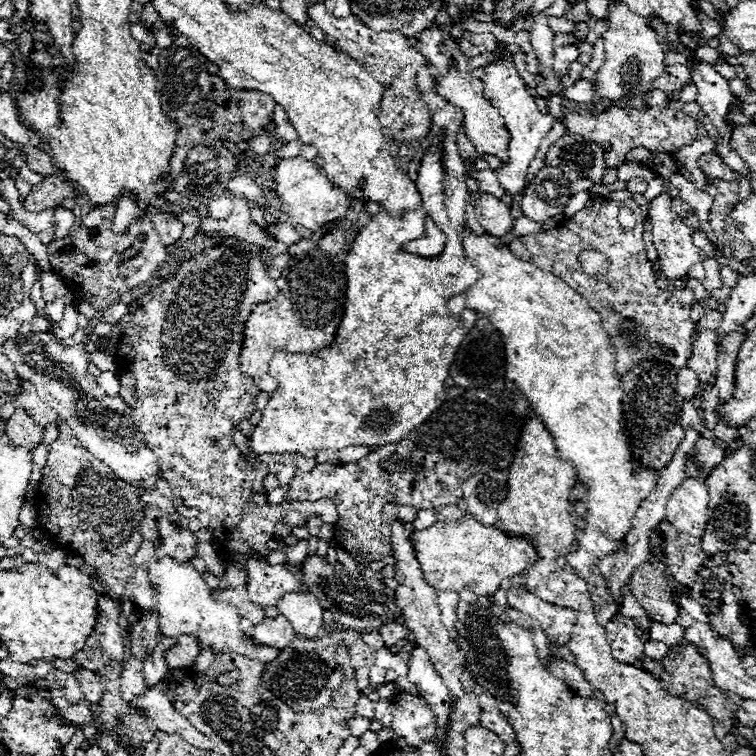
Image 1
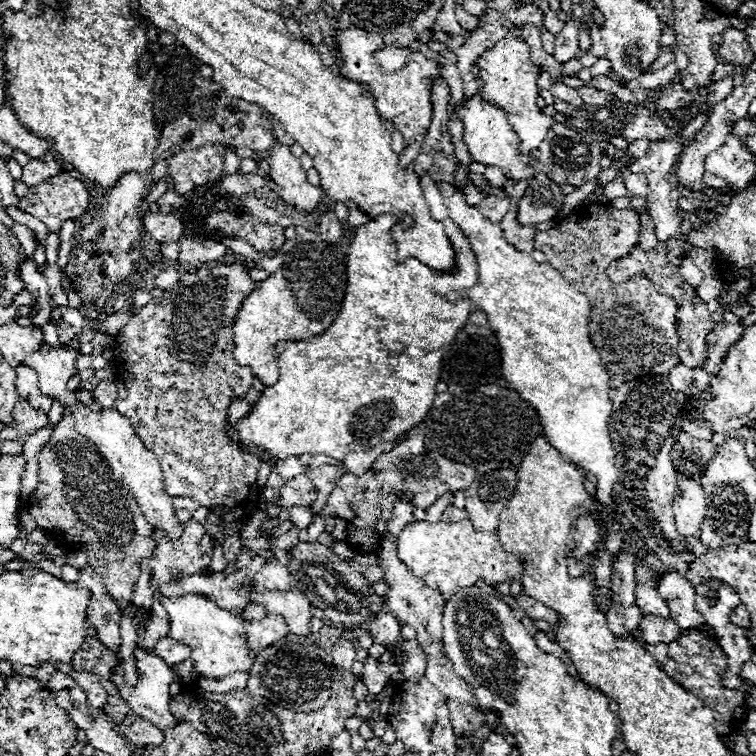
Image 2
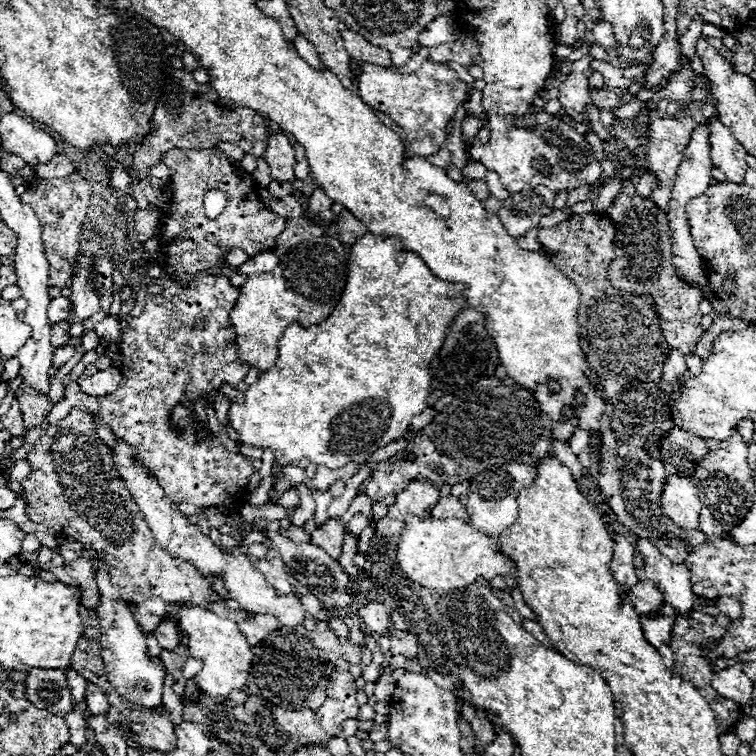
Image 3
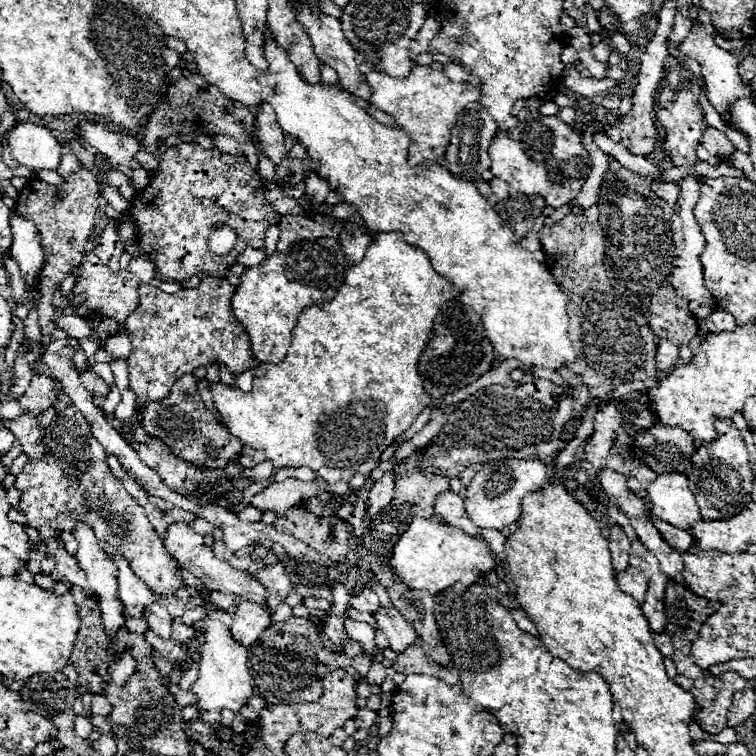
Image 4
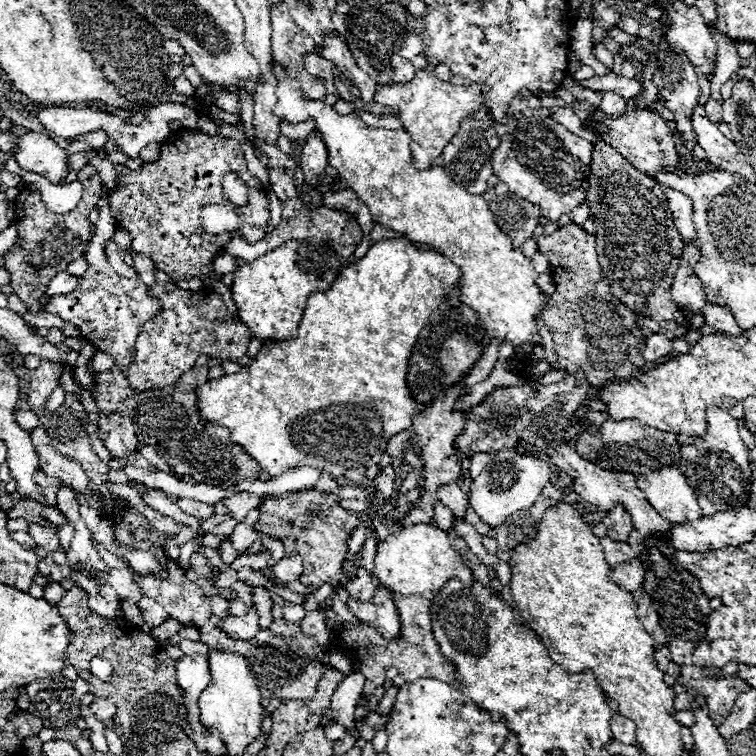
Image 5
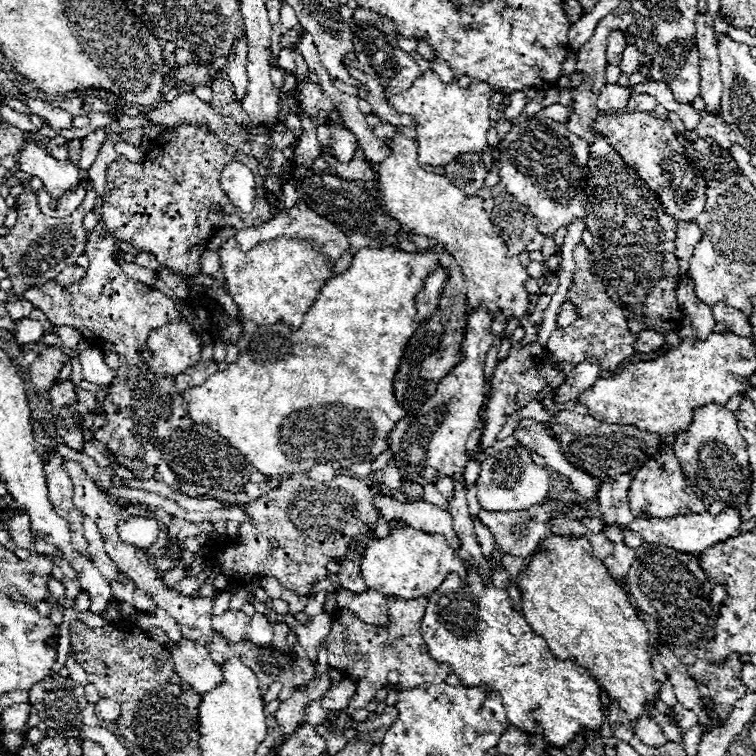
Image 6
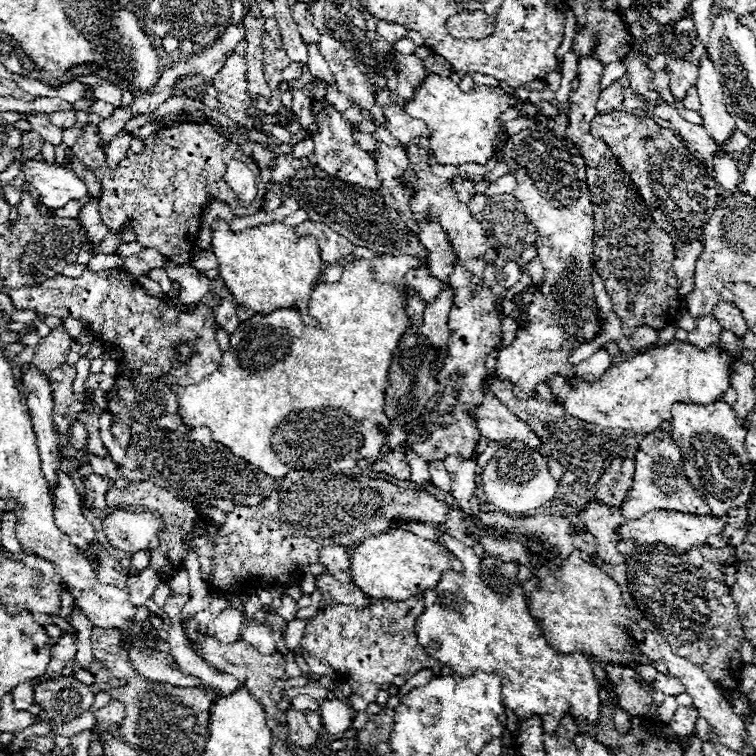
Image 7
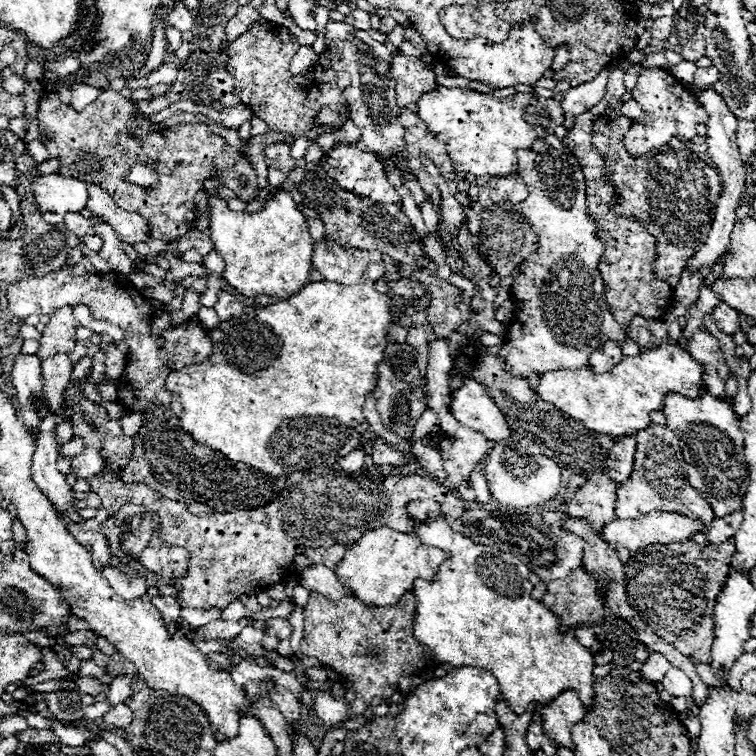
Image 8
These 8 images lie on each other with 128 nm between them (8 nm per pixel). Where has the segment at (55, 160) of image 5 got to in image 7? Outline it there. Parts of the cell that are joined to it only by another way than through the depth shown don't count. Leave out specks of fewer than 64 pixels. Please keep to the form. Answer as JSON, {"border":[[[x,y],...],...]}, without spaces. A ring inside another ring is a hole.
{"border":[[[30,160],[22,166],[22,174],[26,182],[36,188],[40,202],[54,210],[66,206],[70,200],[82,200],[88,196],[84,182],[68,168]]]}

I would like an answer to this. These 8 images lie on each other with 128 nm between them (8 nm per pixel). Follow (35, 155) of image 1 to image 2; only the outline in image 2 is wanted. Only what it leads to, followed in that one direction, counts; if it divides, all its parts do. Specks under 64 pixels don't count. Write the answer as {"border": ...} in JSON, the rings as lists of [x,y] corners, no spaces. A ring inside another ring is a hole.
{"border":[[[44,154],[44,156],[40,156],[40,158],[36,158],[36,160],[30,160],[28,162],[28,166],[24,166],[24,174],[22,174],[22,182],[26,184],[26,186],[36,186],[36,184],[40,184],[42,180],[46,180],[46,178],[52,178],[52,176],[56,176],[56,174],[60,174],[62,172],[62,166],[56,162],[56,158],[54,158],[54,154]]]}

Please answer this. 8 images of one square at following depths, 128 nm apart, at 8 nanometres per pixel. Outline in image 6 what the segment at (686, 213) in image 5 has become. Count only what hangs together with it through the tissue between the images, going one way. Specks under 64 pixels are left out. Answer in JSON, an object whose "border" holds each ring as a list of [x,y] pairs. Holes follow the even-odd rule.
{"border":[[[680,222],[676,230],[676,256],[678,256],[678,276],[688,274],[688,260],[696,248],[696,244],[702,240],[702,232],[692,222]]]}

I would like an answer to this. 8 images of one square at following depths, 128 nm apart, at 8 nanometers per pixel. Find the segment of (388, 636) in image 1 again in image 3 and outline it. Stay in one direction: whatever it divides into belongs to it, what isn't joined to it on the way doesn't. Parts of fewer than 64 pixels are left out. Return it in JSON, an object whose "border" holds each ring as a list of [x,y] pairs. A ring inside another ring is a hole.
{"border":[[[368,602],[360,608],[358,616],[362,618],[362,622],[366,624],[366,628],[374,634],[374,636],[388,636],[388,632],[392,630],[392,622],[388,616],[388,608],[380,602]]]}

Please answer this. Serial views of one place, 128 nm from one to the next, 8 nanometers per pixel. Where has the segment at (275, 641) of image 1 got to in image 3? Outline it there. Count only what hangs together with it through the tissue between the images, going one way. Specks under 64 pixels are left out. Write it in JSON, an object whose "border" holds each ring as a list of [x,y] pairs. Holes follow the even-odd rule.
{"border":[[[250,614],[246,620],[242,620],[238,624],[238,628],[240,628],[240,632],[244,632],[248,644],[256,646],[268,634],[272,634],[276,628],[280,628],[280,622],[268,614]]]}

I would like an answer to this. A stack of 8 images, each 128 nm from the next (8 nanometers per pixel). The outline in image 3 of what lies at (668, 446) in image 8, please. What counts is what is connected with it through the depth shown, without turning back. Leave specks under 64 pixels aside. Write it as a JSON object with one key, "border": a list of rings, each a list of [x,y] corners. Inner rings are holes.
{"border":[[[674,474],[668,476],[668,480],[664,482],[660,508],[664,508],[664,514],[686,532],[698,528],[702,506],[690,478],[678,478]]]}

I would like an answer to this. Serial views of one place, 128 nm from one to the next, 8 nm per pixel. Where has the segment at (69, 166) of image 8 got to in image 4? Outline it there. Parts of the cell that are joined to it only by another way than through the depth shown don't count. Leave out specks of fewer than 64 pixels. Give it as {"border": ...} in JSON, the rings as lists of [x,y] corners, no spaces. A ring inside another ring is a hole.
{"border":[[[196,142],[172,146],[164,152],[164,156],[160,156],[156,174],[152,174],[150,184],[130,200],[128,214],[136,226],[136,244],[140,246],[140,252],[154,262],[156,270],[164,278],[176,282],[184,282],[192,276],[224,278],[228,266],[236,262],[236,256],[244,248],[264,248],[266,228],[270,224],[278,224],[282,218],[278,212],[272,210],[268,200],[264,198],[264,182],[258,176],[258,172],[250,168],[244,156],[232,156],[218,148],[204,150]],[[214,222],[228,224],[236,232],[236,248],[226,256],[218,256],[208,250],[208,232]]]}

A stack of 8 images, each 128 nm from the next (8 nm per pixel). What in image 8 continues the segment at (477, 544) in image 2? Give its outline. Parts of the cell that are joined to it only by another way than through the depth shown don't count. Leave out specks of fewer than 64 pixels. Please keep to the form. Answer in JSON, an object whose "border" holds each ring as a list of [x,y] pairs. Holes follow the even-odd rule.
{"border":[[[388,526],[366,532],[356,544],[348,546],[344,558],[338,562],[336,576],[348,586],[354,598],[364,602],[366,606],[394,606],[404,592],[412,590],[412,582],[416,578],[432,580],[438,566],[448,558],[448,554],[440,548],[424,546],[414,534],[404,534],[392,530]]]}

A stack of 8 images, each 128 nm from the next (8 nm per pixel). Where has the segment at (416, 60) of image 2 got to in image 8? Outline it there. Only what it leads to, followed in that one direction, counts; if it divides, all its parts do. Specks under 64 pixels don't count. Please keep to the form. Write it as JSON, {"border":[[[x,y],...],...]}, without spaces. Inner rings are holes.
{"border":[[[444,88],[426,92],[418,100],[418,118],[426,122],[428,130],[448,148],[456,172],[474,176],[518,176],[516,150],[532,148],[536,138],[554,134],[556,126],[564,122],[560,102],[554,98],[538,98],[526,92],[514,96],[494,98],[468,88]]]}

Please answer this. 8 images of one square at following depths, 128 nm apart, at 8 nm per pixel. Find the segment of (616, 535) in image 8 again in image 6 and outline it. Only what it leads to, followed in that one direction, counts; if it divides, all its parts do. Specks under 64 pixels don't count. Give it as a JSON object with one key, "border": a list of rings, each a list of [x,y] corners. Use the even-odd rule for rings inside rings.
{"border":[[[724,508],[724,512],[718,516],[704,512],[702,514],[672,516],[672,518],[634,518],[632,524],[628,524],[628,528],[638,532],[644,538],[644,542],[664,544],[664,546],[674,548],[678,552],[700,554],[708,546],[714,546],[718,542],[724,542],[724,540],[736,536],[740,524],[742,524],[742,518],[740,518],[738,510],[736,508]]]}

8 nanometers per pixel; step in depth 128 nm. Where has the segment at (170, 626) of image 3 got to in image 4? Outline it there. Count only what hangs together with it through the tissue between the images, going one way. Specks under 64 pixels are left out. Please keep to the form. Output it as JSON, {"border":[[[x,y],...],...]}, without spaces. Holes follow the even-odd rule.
{"border":[[[152,602],[152,604],[148,604],[148,608],[144,610],[144,616],[142,616],[146,622],[148,622],[148,626],[150,626],[150,630],[154,632],[154,634],[158,634],[160,638],[170,638],[170,626],[172,626],[172,616],[168,614],[168,610],[164,608],[164,606],[160,606],[158,602]]]}

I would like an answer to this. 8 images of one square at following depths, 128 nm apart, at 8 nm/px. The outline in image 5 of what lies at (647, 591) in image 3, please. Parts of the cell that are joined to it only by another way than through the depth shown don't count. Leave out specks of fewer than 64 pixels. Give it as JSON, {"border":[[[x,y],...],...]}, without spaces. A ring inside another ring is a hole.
{"border":[[[630,558],[624,564],[610,566],[608,576],[612,576],[612,582],[620,584],[624,590],[628,590],[628,592],[640,592],[644,570],[642,570],[642,564],[640,564],[638,558]]]}

